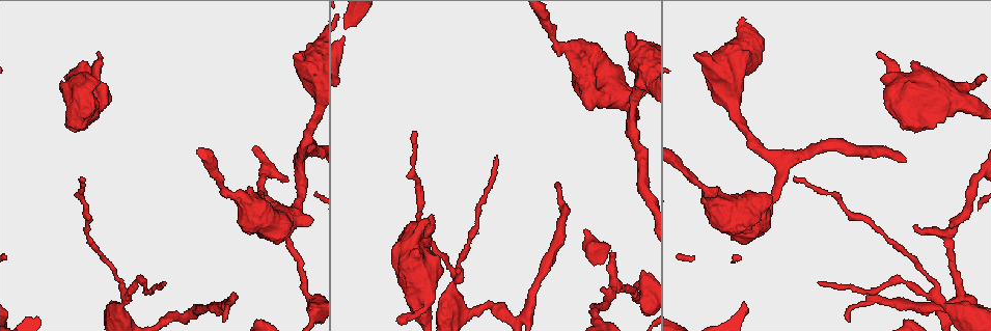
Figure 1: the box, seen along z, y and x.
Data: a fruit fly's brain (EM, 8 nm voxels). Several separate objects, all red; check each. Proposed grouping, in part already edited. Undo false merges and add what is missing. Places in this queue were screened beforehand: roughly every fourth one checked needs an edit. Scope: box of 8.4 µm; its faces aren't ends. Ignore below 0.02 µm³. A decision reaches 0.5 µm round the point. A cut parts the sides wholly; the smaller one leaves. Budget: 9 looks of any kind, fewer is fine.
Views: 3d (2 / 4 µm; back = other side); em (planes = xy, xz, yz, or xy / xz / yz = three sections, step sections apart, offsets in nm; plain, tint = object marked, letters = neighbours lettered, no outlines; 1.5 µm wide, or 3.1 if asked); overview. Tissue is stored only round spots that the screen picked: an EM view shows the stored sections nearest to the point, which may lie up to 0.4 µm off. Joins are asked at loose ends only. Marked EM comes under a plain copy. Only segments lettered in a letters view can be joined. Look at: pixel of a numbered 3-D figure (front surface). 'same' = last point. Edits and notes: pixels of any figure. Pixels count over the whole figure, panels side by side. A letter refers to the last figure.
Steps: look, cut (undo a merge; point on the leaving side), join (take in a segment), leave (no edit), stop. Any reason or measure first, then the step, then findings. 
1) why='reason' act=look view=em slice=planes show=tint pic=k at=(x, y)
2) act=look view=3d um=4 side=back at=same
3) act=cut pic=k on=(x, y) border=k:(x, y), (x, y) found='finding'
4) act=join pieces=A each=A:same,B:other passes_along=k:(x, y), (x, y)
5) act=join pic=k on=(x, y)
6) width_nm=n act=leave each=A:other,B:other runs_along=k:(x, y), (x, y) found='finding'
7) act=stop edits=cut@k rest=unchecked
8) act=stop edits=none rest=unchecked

why='a fork' act=look view=em slice=xz step=4 show=letters pic=1 at=(124, 296)

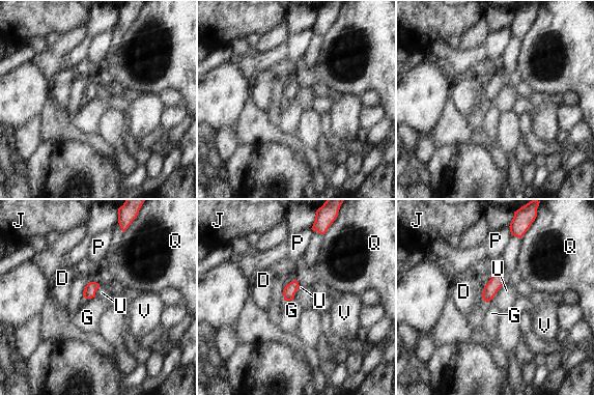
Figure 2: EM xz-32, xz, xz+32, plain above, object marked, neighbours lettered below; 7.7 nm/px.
act=leave each=D:other,G:other,J:other,P:other,Q:other,U:other,V:other border=2:(503, 284), (487, 302) found='one cell here'

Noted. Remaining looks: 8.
why='an open end' act=look view=3d um=4 pic=1 at=(877, 54)

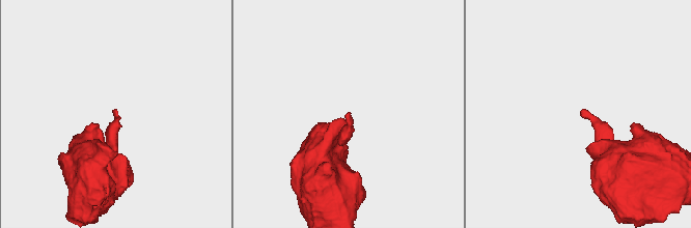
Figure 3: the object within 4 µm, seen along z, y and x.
why='shape alone is not enough' act=look view=em slice=planes show=letters pic=3 at=(347, 113)

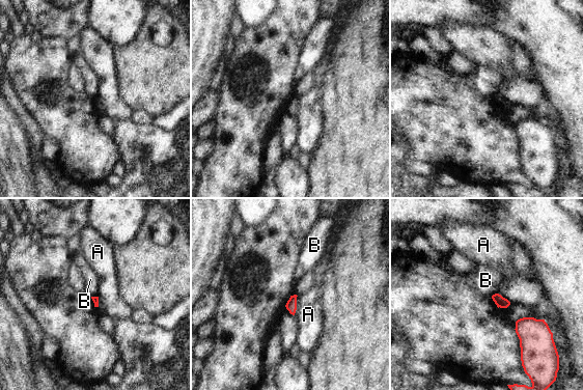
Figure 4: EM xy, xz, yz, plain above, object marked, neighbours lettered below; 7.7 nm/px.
longest_contact=A:160nm act=leave each=A:other,B:other border=4:(496, 293), (491, 296) found='none of them fits'

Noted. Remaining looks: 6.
why='an open end' act=look view=3d um=4 pic=1 at=(917, 226)

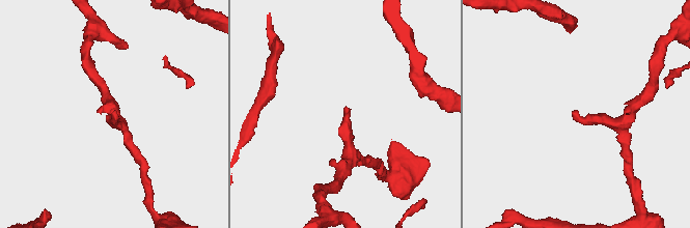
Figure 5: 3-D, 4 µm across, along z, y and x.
act=look view=em slice=planes show=letters pic=5 at=(350, 110)

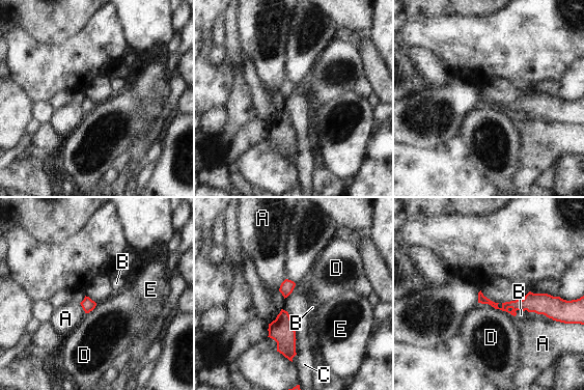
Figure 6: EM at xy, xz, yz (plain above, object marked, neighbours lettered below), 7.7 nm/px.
act=leave each=A:other,B:other,C:other,D:other,E:other runs_along=6:(480, 296), (497, 306), (544, 302) found='no lettered segment goes on from it'

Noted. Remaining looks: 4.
why='calibre changes' act=look view=3d um=2 pic=1 at=(301, 176)

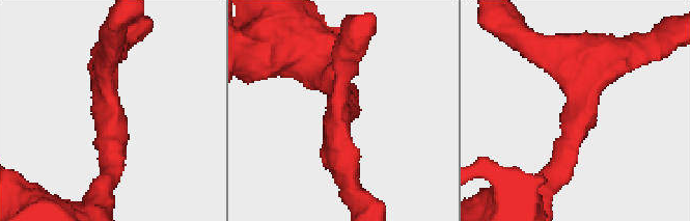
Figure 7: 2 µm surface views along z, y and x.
act=look view=em slice=xz step=4 show=tint pic=7 at=(577, 113)

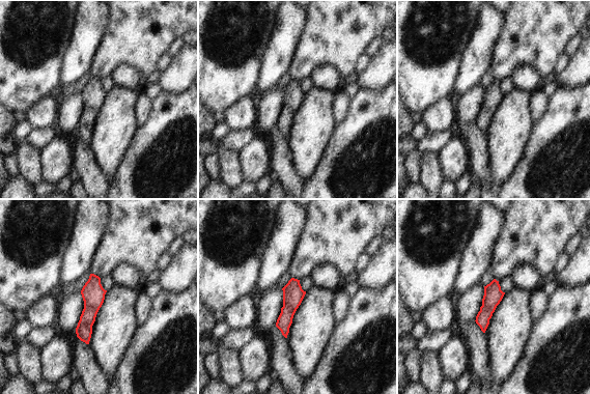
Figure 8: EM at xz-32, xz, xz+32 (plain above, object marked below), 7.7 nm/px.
why='what lies round it' act=look view=em slice=xz step=4 show=letters at=same

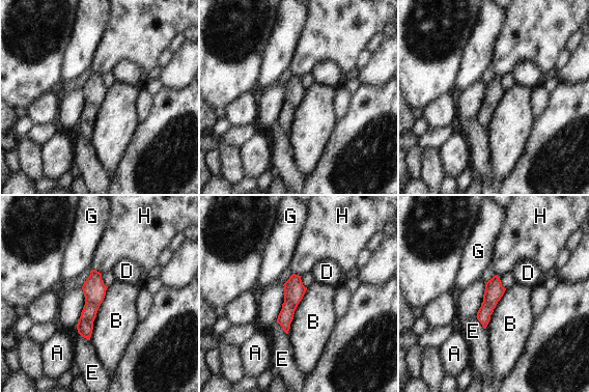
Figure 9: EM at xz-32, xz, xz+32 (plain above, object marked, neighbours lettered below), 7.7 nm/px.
longest_contact=B:440nm act=leave each=A:other,B:other,D:other,E:other,G:other,H:other border=9:(108, 286), (89, 339) found='one cell here'

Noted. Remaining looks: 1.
act=stop edits=none rest=unchecked

